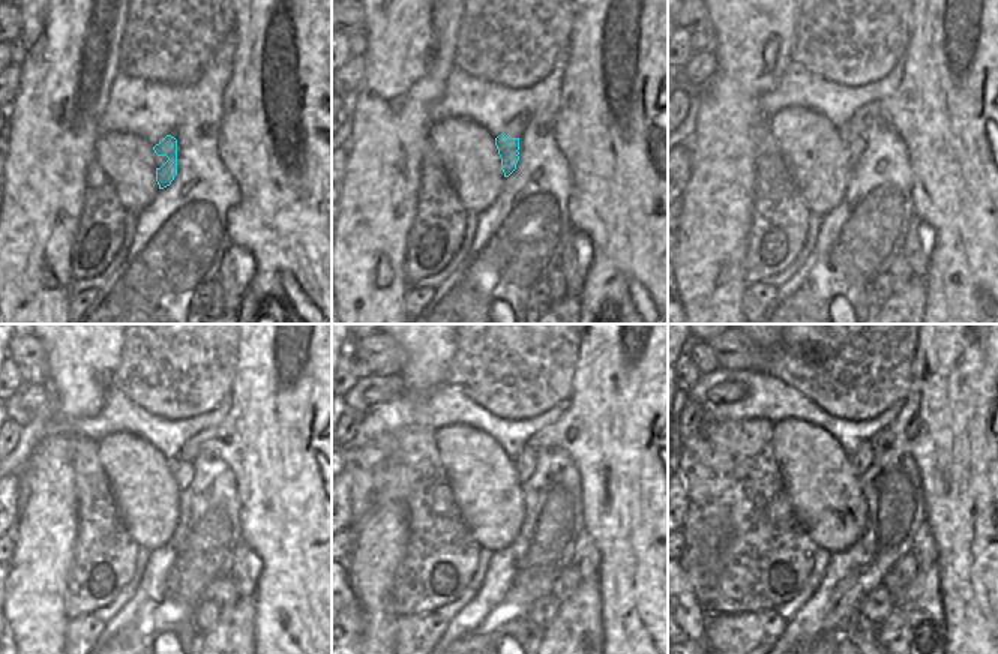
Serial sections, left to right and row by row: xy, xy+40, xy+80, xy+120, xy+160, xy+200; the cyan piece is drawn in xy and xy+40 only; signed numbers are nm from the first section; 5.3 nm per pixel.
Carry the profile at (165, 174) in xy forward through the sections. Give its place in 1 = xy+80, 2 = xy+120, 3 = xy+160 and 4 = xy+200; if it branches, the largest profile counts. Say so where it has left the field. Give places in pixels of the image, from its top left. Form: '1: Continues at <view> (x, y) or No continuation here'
1: Continues at xy+80 (857, 144)
2: Continues at xy+120 (183, 473)
3: Continues at xy+160 (524, 462)
4: Continues at xy+200 (860, 461)

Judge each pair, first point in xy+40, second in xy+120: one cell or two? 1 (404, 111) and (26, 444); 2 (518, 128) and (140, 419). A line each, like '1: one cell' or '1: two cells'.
1: two cells
2: two cells

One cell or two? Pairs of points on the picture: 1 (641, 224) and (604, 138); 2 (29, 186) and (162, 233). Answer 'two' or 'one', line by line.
1: one
2: two

